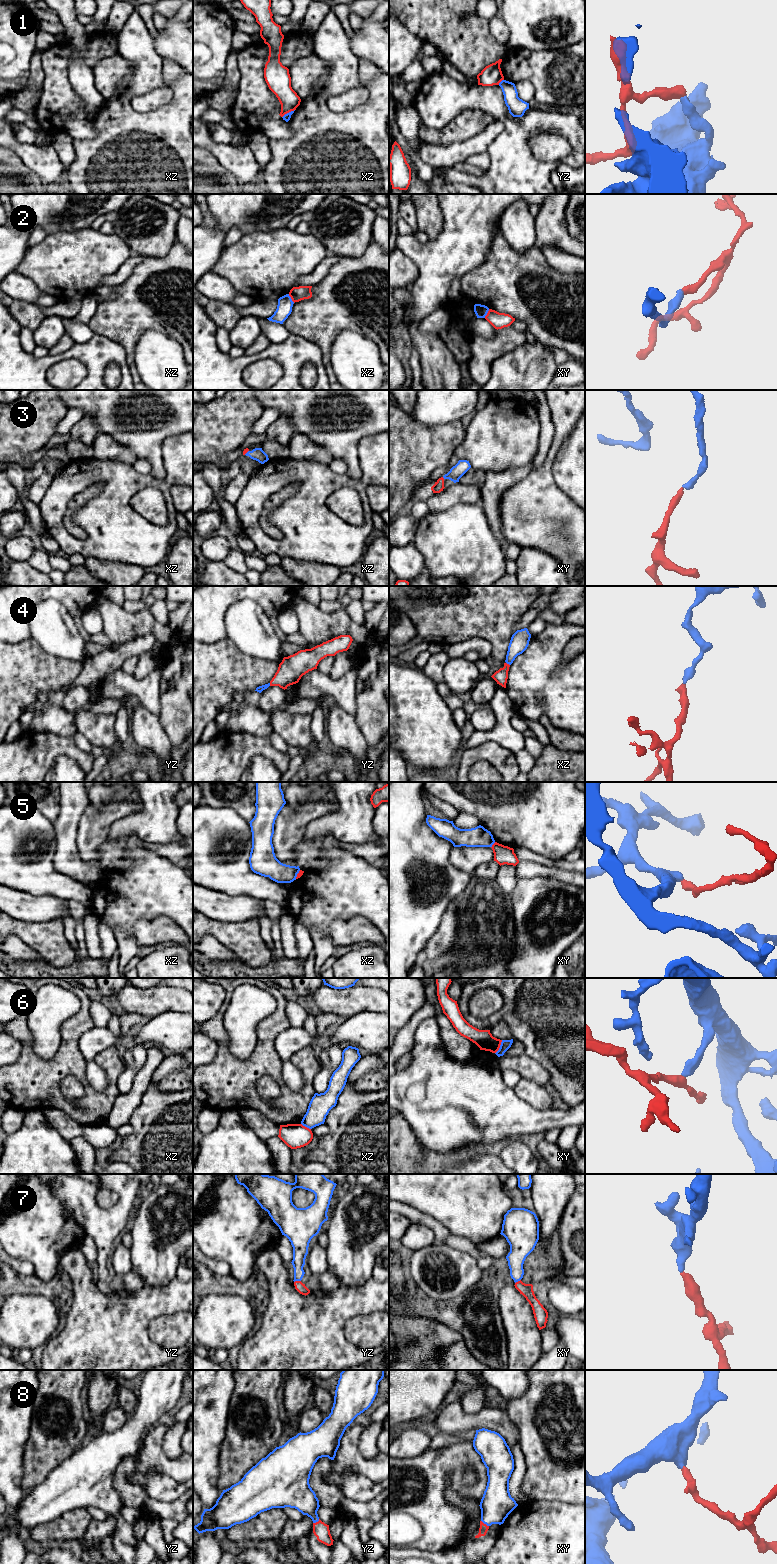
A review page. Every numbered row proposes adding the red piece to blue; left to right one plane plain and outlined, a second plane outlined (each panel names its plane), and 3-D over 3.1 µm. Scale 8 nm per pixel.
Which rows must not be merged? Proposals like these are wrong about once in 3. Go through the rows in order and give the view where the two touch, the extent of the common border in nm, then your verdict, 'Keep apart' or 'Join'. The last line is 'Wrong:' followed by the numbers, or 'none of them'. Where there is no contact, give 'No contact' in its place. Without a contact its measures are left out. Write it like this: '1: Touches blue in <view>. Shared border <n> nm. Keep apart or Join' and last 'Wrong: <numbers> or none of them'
1: Touches blue in xz. Shared border 120 nm. Keep apart
2: Touches blue in xz. Shared border 90 nm. Keep apart
3: Touches blue in xz. Shared border 50 nm. Join
4: Touches blue in xz. Shared border 40 nm. Join
5: Touches blue in xy. Shared border 60 nm. Keep apart
6: Touches blue in xy. Shared border 130 nm. Keep apart
7: Touches blue in yz. Shared border 60 nm. Join
8: Touches blue in xy. Shared border 80 nm. Join
Wrong: 1, 2, 5, 6

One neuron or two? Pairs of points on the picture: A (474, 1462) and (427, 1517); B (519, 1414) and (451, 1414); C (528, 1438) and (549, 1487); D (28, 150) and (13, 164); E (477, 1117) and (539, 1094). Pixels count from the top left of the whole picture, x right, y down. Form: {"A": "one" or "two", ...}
{"A": "one", "B": "two", "C": "one", "D": "two", "E": "two"}

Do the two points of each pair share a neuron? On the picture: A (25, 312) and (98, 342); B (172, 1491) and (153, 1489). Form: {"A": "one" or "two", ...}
{"A": "two", "B": "one"}

